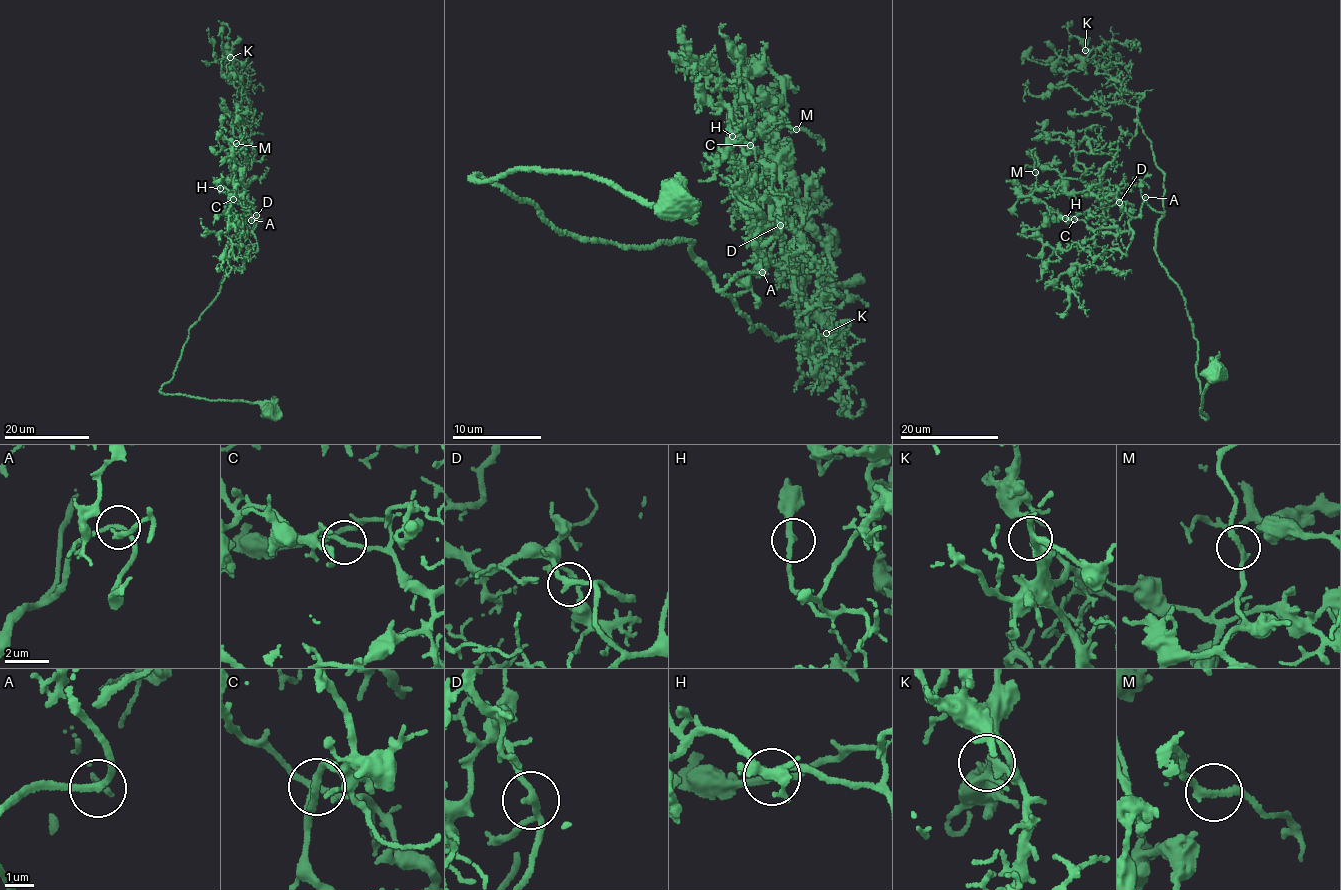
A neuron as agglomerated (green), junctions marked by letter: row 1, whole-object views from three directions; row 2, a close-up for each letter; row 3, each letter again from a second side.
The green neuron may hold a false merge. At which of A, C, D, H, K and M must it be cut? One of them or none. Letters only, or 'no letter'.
no letter

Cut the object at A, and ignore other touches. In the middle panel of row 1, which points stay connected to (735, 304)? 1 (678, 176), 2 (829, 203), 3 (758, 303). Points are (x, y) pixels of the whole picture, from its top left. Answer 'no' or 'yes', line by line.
1: yes
2: yes
3: no

